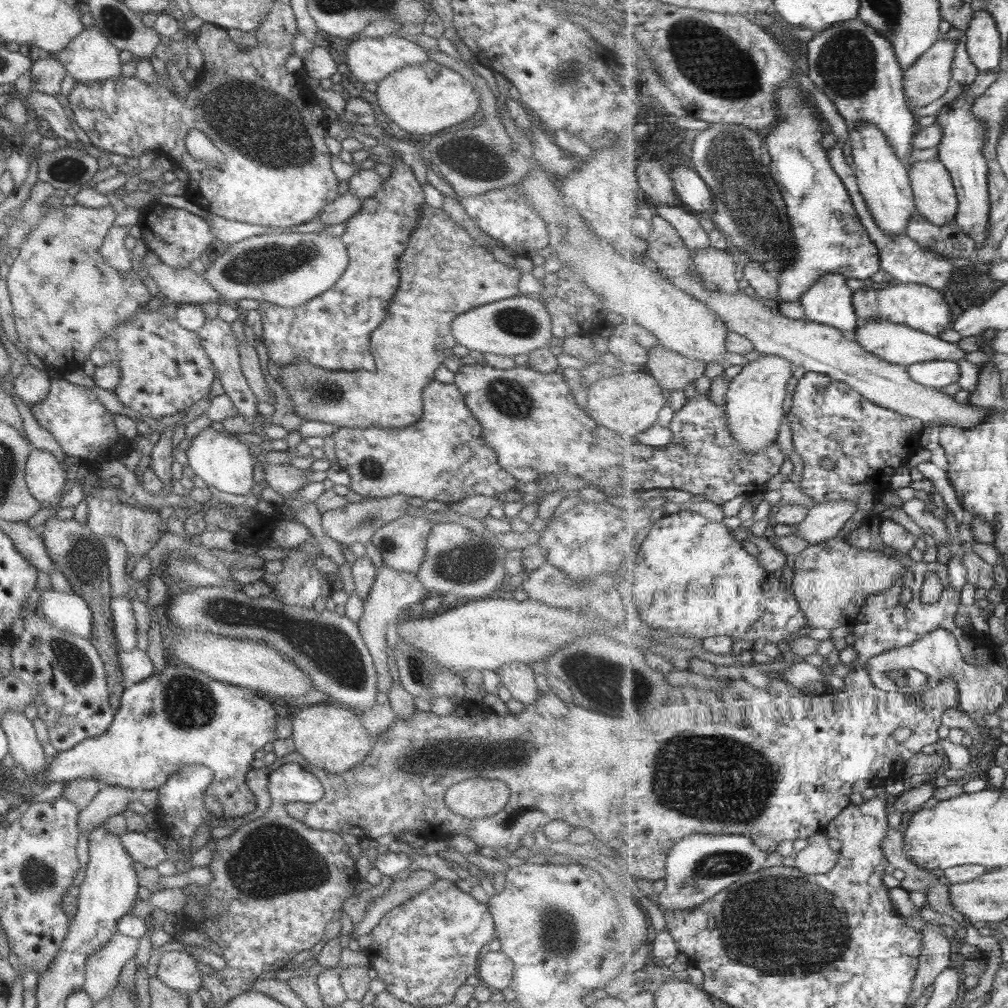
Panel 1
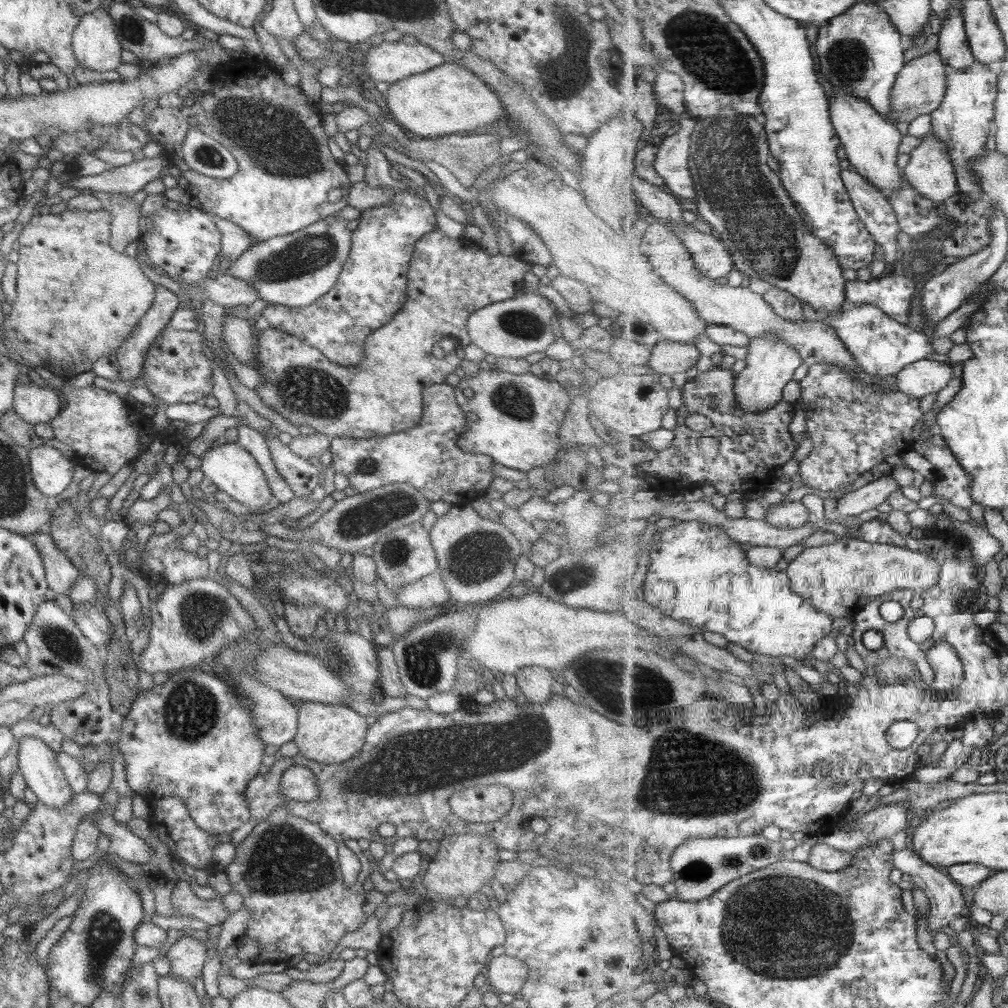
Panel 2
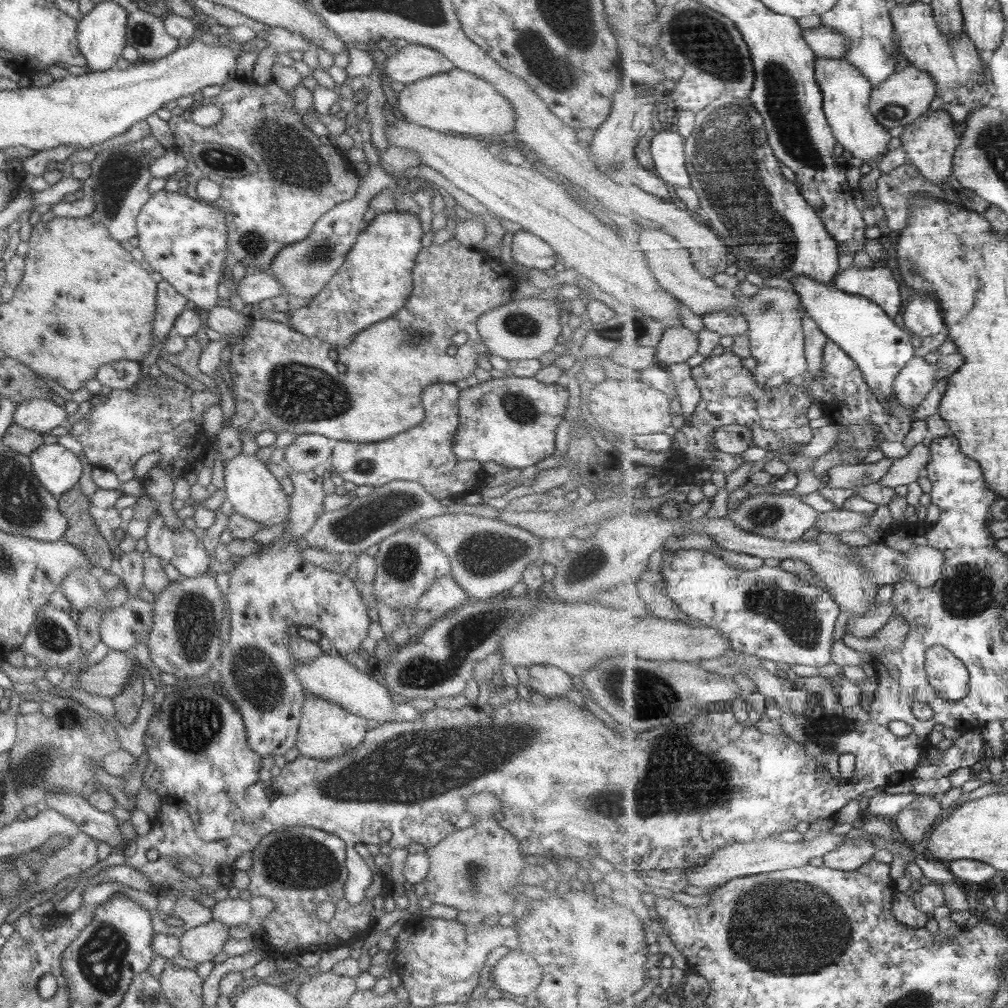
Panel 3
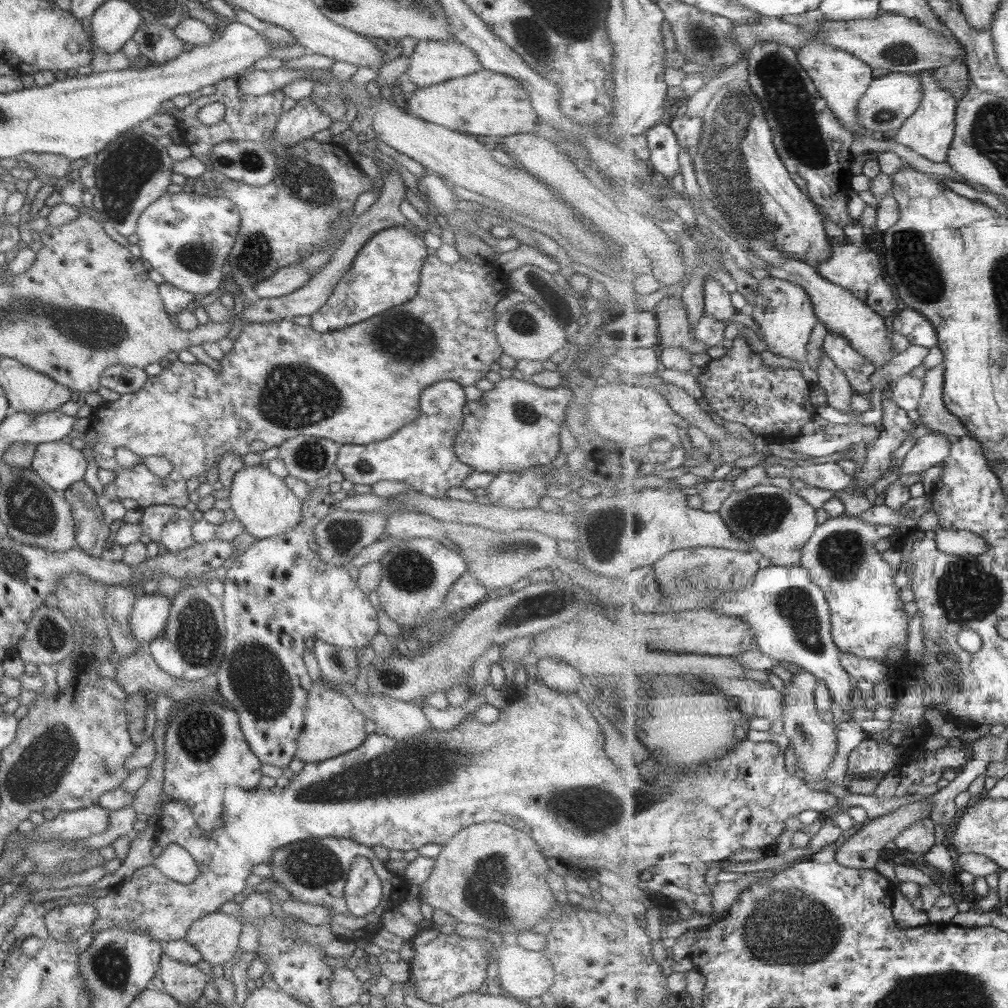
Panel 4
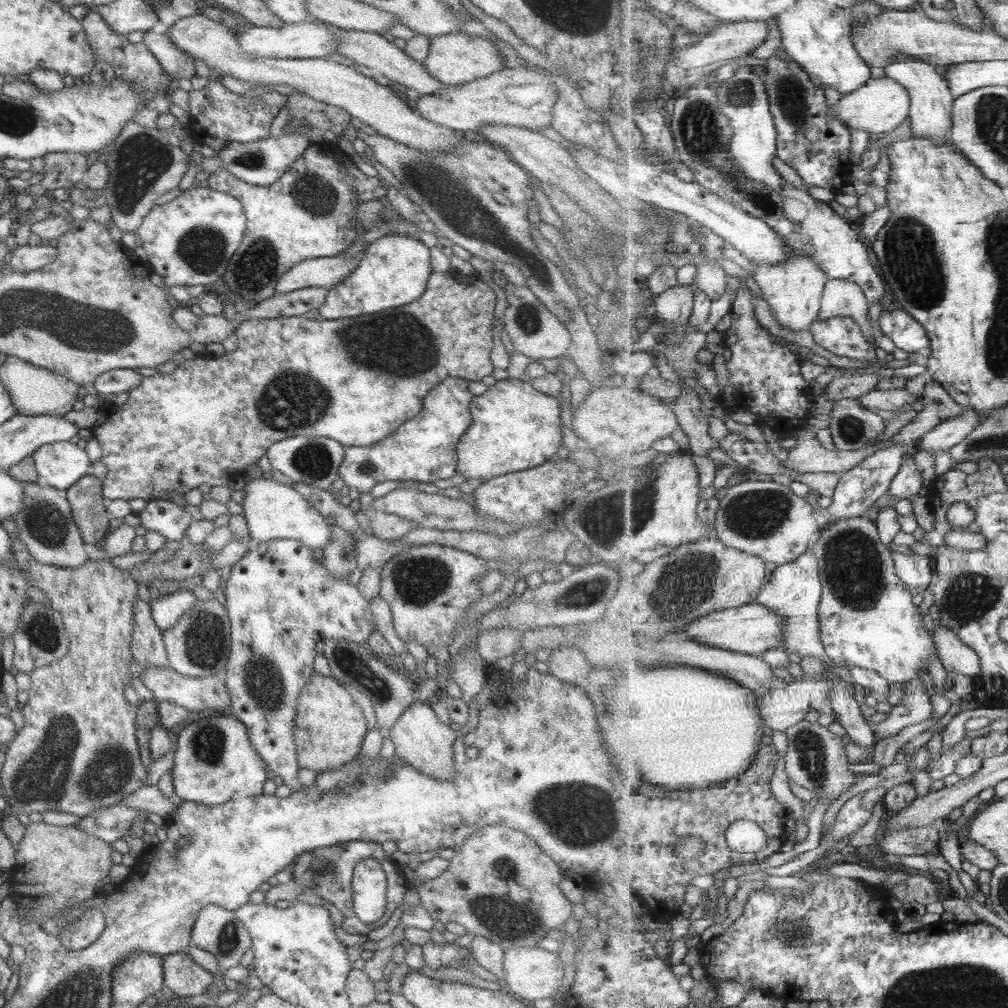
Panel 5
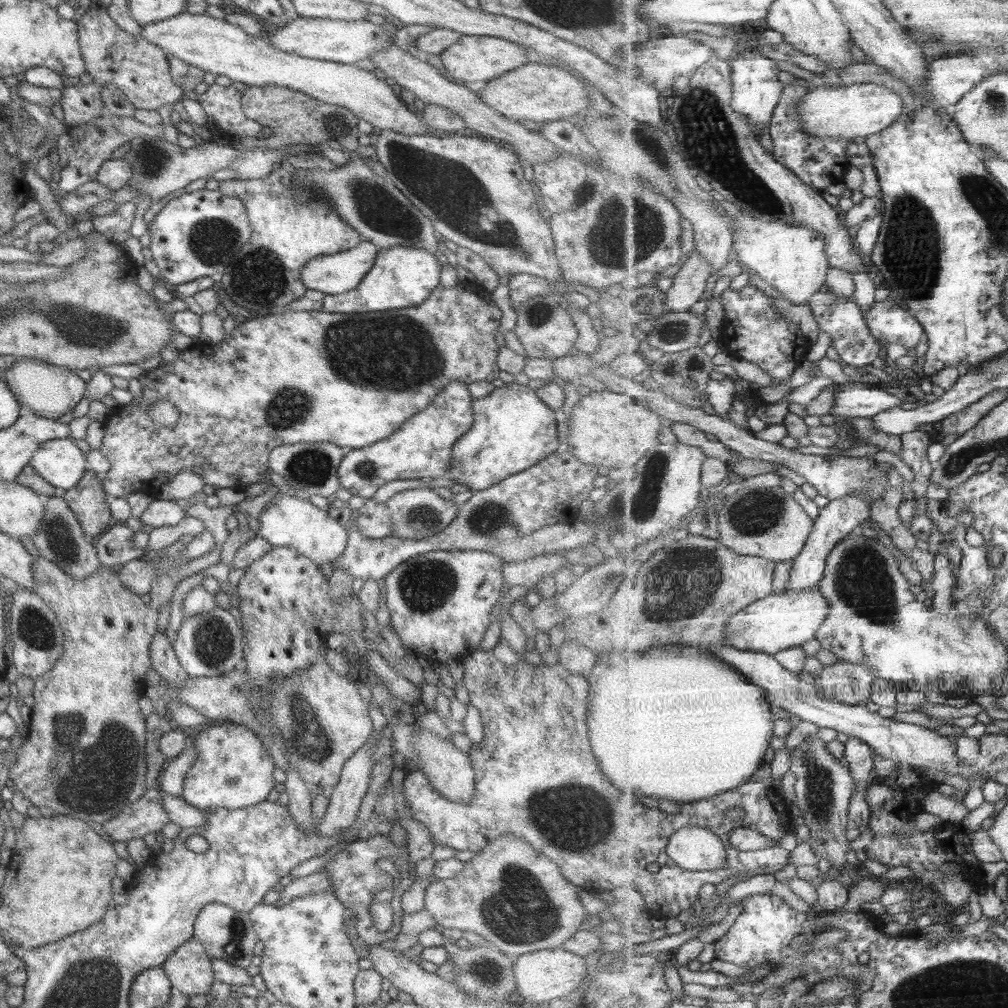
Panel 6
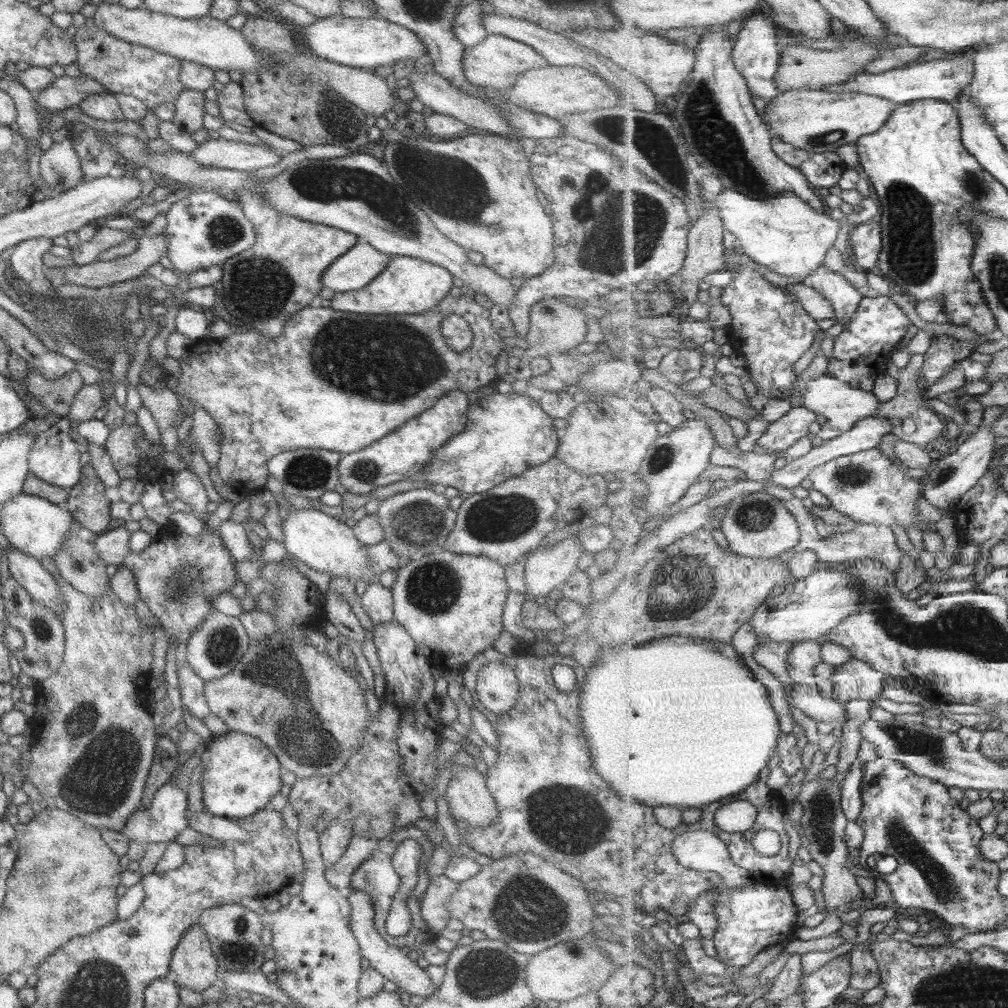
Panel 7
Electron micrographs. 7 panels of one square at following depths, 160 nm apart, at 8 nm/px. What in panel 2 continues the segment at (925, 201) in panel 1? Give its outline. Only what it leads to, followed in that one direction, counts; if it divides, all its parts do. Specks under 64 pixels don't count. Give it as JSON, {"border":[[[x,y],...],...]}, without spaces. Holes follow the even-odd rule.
{"border":[[[931,132],[910,152],[910,160],[903,168],[908,181],[924,197],[930,198],[935,203],[943,203],[944,200],[951,199],[955,194],[959,194],[960,185],[956,166],[953,164],[950,150],[944,140]]]}

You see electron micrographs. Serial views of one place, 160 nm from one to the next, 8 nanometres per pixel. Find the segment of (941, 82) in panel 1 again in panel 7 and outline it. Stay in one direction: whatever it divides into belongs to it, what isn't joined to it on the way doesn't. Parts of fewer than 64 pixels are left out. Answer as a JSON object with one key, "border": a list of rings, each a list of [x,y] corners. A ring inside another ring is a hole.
{"border":[[[801,89],[801,90],[791,90],[781,92],[779,96],[776,96],[775,99],[771,99],[766,102],[764,108],[764,121],[770,126],[770,132],[773,136],[778,136],[781,140],[785,141],[787,144],[792,144],[795,148],[800,148],[801,150],[806,150],[807,152],[823,153],[823,152],[835,152],[839,146],[843,144],[855,144],[861,137],[864,137],[868,134],[873,134],[874,132],[880,131],[881,128],[885,126],[885,123],[888,122],[889,117],[893,114],[893,111],[896,110],[895,103],[891,100],[887,100],[885,97],[873,96],[869,93],[861,92],[829,92],[827,89]]]}

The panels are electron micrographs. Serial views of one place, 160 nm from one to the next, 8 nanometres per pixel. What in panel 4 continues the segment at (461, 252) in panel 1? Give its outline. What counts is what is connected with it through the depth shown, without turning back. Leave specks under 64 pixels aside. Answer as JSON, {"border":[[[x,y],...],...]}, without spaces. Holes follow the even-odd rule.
{"border":[[[427,255],[425,261],[421,264],[419,285],[415,296],[411,298],[411,302],[405,302],[405,304],[397,306],[397,312],[395,312],[395,308],[388,308],[379,315],[360,320],[355,324],[350,324],[348,327],[340,328],[336,331],[327,332],[312,331],[311,327],[297,325],[292,320],[278,320],[266,322],[265,324],[257,322],[244,324],[233,339],[231,351],[219,360],[219,370],[212,370],[201,363],[183,364],[183,362],[175,360],[175,362],[168,364],[166,368],[161,368],[161,371],[156,376],[147,376],[143,386],[137,391],[121,394],[115,401],[109,401],[97,406],[91,412],[90,418],[92,421],[90,428],[95,432],[95,436],[97,436],[97,440],[95,440],[95,444],[92,447],[92,457],[98,468],[113,473],[111,482],[103,487],[104,492],[102,496],[109,501],[135,500],[137,506],[141,507],[167,505],[181,508],[188,503],[185,482],[189,478],[197,478],[201,474],[205,475],[207,470],[213,468],[221,460],[221,456],[225,452],[233,452],[233,454],[237,454],[240,457],[249,454],[249,452],[262,453],[263,450],[279,446],[279,444],[285,442],[287,439],[297,435],[325,439],[334,442],[338,446],[344,444],[365,446],[366,444],[376,443],[387,438],[397,428],[412,423],[418,417],[419,395],[425,387],[440,380],[452,380],[461,386],[471,386],[480,378],[484,378],[485,373],[490,370],[491,364],[498,361],[501,356],[501,348],[499,348],[493,332],[493,309],[497,301],[507,296],[508,293],[510,293],[509,275],[503,273],[497,266],[494,268],[493,264],[490,266],[486,266],[485,264],[478,266],[477,264],[470,264],[468,260],[461,257],[458,262],[449,266],[441,263],[435,255]],[[119,446],[127,448],[127,450],[130,450],[135,456],[139,456],[139,458],[145,458],[145,456],[165,458],[172,465],[171,472],[167,477],[161,479],[154,476],[143,463],[133,464],[133,466],[129,466],[128,468],[120,467],[115,462],[113,455],[115,448],[119,448]]]}

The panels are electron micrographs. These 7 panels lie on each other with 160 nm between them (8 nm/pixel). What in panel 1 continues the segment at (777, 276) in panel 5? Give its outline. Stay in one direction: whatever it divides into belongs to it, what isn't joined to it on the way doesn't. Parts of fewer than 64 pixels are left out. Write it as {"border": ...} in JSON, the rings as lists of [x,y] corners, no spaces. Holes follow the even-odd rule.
{"border":[[[763,355],[744,366],[728,384],[724,407],[729,417],[729,428],[747,454],[756,455],[764,451],[779,436],[779,426],[786,418],[783,404],[787,400],[787,382],[792,379],[793,365],[781,356]]]}

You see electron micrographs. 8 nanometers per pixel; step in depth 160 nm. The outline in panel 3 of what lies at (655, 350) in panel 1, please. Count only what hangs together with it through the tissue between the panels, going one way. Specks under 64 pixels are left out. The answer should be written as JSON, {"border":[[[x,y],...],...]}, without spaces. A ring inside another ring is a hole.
{"border":[[[681,323],[679,326],[667,327],[661,342],[656,347],[658,364],[670,368],[673,364],[683,364],[699,353],[698,333],[689,330]]]}

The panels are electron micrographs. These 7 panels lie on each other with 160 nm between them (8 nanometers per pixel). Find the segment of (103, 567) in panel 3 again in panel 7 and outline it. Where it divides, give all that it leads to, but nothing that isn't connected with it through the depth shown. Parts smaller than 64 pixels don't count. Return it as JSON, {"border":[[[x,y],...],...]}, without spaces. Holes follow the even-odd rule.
{"border":[[[89,463],[81,466],[79,480],[67,490],[67,511],[85,530],[95,534],[105,531],[109,524],[110,501],[104,494],[104,484]]]}

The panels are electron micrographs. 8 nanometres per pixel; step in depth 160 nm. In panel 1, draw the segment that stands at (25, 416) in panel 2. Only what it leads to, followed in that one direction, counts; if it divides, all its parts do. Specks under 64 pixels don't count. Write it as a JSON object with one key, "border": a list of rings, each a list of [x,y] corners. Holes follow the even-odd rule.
{"border":[[[27,364],[14,378],[12,390],[25,406],[31,408],[34,404],[45,400],[49,383],[50,377],[47,373],[37,371]]]}

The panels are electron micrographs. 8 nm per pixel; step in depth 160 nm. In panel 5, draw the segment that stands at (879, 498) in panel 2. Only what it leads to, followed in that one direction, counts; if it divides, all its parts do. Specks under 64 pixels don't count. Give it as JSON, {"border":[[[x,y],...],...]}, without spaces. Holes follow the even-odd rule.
{"border":[[[969,409],[961,416],[951,417],[937,425],[931,432],[919,440],[916,448],[926,450],[933,454],[939,450],[948,451],[950,448],[963,442],[981,422],[980,412]]]}

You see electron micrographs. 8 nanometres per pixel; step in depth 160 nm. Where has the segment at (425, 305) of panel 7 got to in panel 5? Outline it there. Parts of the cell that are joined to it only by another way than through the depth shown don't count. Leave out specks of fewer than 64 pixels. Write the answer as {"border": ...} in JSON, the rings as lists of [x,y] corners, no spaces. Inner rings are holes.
{"border":[[[399,234],[379,236],[363,250],[361,259],[349,276],[328,290],[318,308],[319,316],[325,320],[337,320],[409,304],[425,291],[431,272],[429,248],[419,240]]]}

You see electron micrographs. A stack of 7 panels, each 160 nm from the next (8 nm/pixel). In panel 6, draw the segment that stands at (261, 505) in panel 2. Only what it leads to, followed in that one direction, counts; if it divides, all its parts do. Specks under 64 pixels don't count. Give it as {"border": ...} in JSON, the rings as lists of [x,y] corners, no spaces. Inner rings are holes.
{"border":[[[277,493],[258,518],[260,525],[256,534],[263,540],[267,540],[271,546],[292,548],[318,566],[325,562],[333,563],[346,545],[346,526],[329,517],[327,511],[315,508],[305,496],[285,496]]]}

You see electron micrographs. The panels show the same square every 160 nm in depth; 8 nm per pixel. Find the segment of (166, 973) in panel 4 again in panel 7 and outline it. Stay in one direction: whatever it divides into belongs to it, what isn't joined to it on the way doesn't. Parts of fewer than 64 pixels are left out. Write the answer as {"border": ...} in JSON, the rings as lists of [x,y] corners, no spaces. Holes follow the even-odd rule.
{"border":[[[197,925],[189,927],[183,932],[179,942],[177,942],[175,948],[172,950],[168,974],[173,976],[175,984],[178,987],[201,993],[205,988],[212,986],[216,980],[217,971],[219,971],[218,964],[211,952],[210,942],[207,940],[205,933]]]}

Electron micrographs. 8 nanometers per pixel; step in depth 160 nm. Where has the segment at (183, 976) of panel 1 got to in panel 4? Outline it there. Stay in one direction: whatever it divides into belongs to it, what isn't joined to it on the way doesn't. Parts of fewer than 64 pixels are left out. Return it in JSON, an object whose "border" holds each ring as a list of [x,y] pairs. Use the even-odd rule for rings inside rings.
{"border":[[[215,911],[194,920],[183,939],[197,950],[203,962],[219,966],[233,958],[241,925],[234,916]]]}

